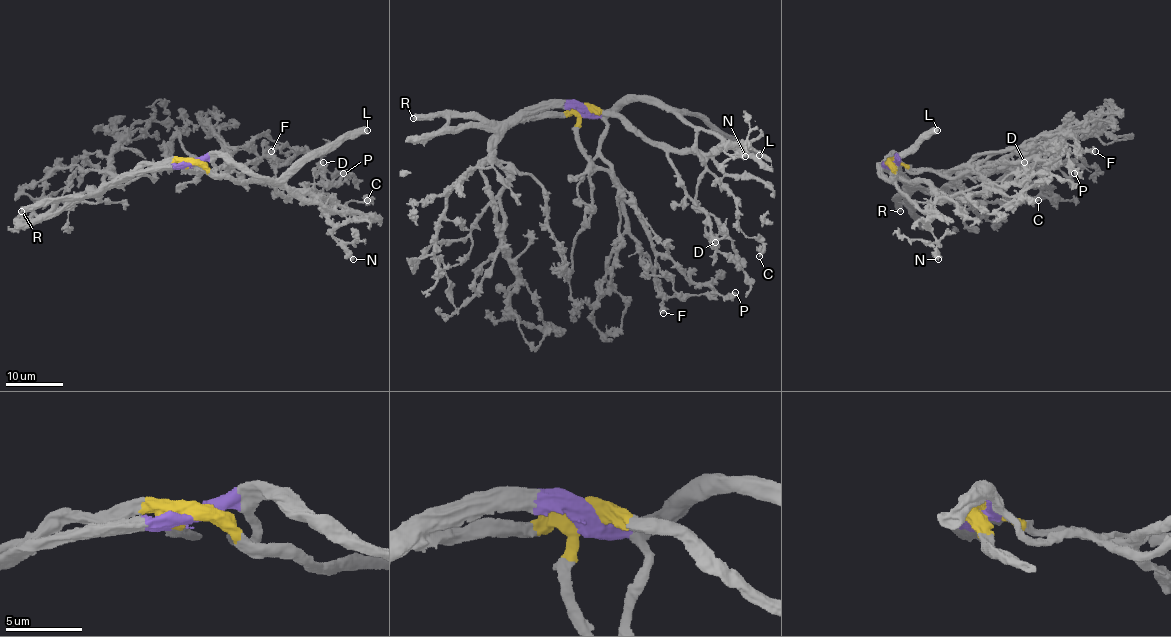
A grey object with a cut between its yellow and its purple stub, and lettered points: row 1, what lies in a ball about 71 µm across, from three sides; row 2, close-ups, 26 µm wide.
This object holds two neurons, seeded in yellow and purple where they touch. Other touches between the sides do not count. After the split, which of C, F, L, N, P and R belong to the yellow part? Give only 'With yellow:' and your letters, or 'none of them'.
With yellow: N, R

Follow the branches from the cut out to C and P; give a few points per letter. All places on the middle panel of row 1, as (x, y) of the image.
C: (583, 109), (673, 107), (758, 257)
P: (583, 109), (606, 124), (601, 154), (652, 247), (694, 282), (721, 295), (736, 292)

